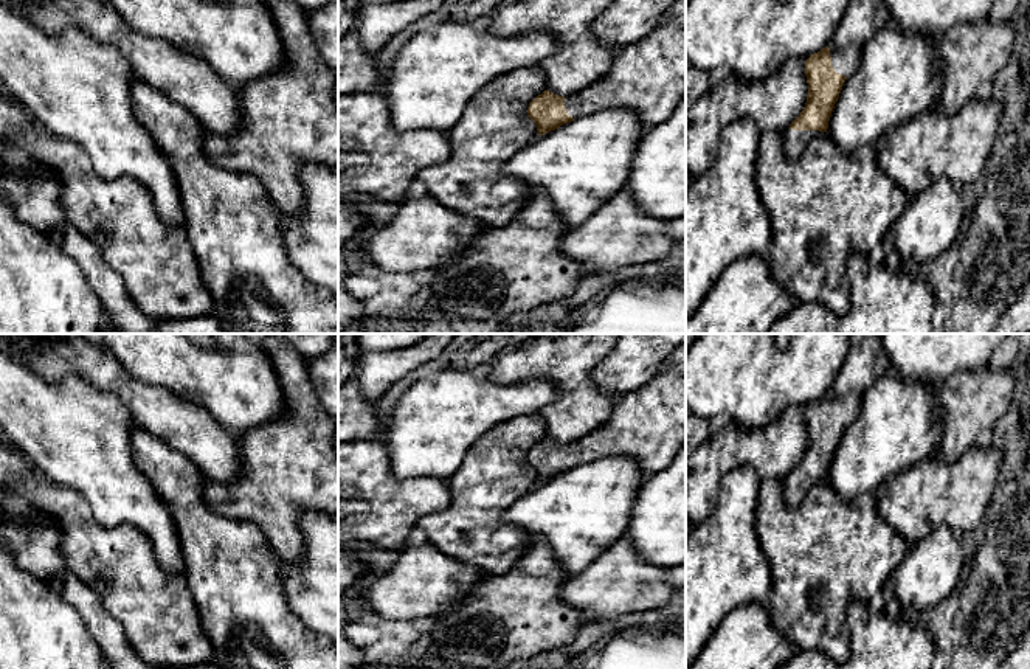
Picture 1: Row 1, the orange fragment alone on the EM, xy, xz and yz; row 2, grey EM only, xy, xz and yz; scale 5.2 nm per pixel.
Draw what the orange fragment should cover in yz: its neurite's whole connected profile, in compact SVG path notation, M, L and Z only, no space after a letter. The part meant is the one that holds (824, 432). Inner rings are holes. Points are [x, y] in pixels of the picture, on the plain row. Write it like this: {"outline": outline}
{"outline": "M849 334L849 351L830 393L805 408L808 442L804 458L783 480L786 506L799 506L814 484L827 480L842 433L859 416L867 390L890 371L883 334Z"}

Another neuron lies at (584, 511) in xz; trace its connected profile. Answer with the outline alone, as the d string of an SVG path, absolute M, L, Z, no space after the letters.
M630 458L594 459L540 483L506 511L504 523L548 542L572 577L625 536L644 481Z

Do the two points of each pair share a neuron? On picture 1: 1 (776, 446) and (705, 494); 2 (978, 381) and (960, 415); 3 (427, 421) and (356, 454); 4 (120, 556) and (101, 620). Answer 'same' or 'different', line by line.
1: same
2: same
3: different
4: different

